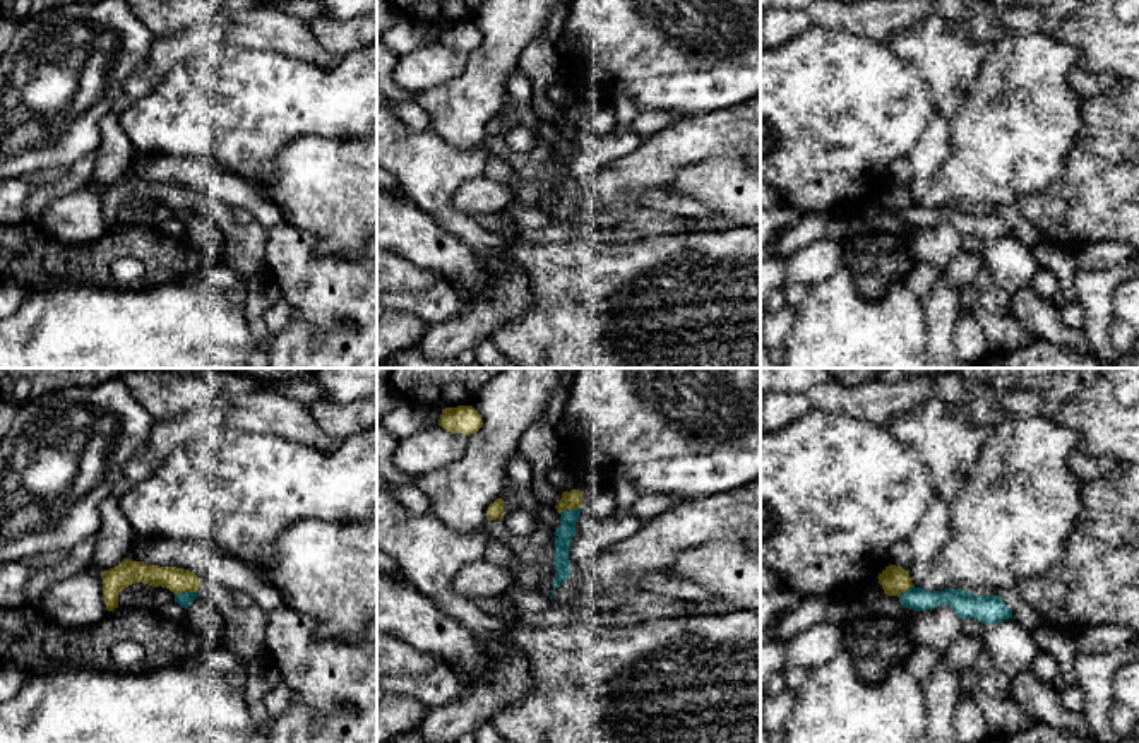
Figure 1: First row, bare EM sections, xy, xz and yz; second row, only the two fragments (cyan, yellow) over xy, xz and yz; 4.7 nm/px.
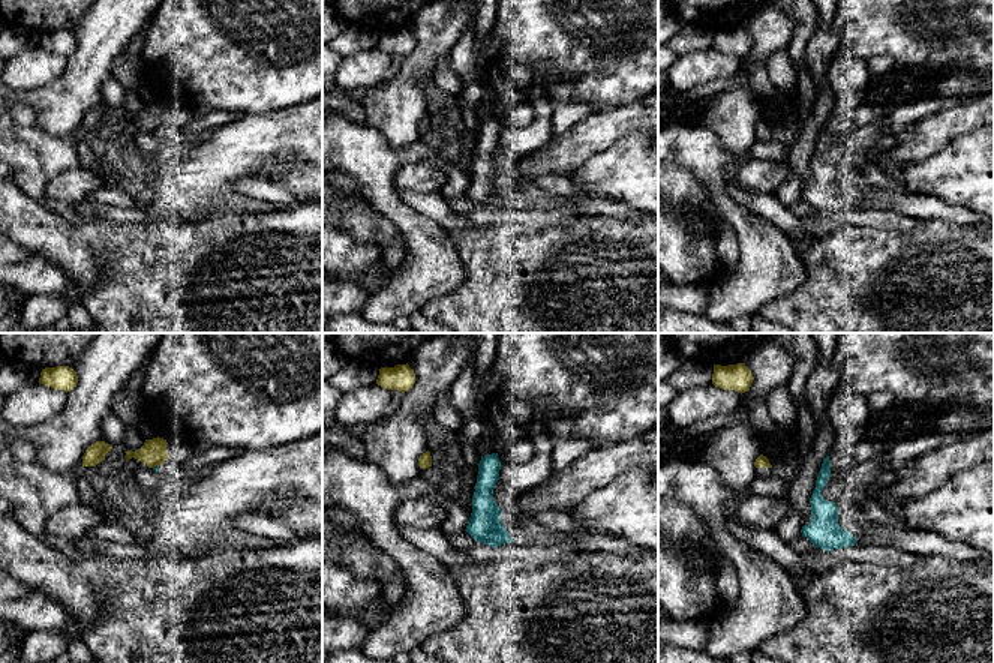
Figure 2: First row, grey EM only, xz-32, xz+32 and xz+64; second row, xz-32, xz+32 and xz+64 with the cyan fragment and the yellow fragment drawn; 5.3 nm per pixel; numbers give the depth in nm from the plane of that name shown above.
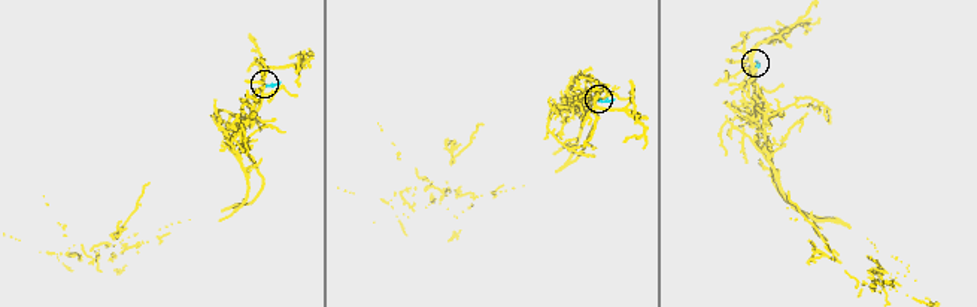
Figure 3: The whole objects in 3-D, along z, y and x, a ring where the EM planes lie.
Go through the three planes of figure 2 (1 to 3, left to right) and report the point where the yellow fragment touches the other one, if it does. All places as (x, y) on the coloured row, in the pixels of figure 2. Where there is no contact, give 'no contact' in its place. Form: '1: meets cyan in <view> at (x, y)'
1: meets cyan in xz-32 at (155, 467)
2: no contact
3: no contact

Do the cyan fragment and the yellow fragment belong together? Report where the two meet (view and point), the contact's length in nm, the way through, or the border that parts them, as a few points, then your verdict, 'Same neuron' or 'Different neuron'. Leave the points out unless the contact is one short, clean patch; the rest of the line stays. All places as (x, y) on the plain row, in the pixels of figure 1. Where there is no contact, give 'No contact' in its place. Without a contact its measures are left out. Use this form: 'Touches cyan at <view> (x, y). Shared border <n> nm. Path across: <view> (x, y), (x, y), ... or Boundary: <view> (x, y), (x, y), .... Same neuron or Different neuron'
Touches cyan at xy (185, 209). Shared border 110 nm. Boundary: xy (196, 208), (175, 211). Different neuron

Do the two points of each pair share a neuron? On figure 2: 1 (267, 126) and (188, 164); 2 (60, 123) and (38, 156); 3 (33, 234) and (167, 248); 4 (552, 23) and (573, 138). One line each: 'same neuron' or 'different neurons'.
1: same neuron
2: different neurons
3: same neuron
4: different neurons

